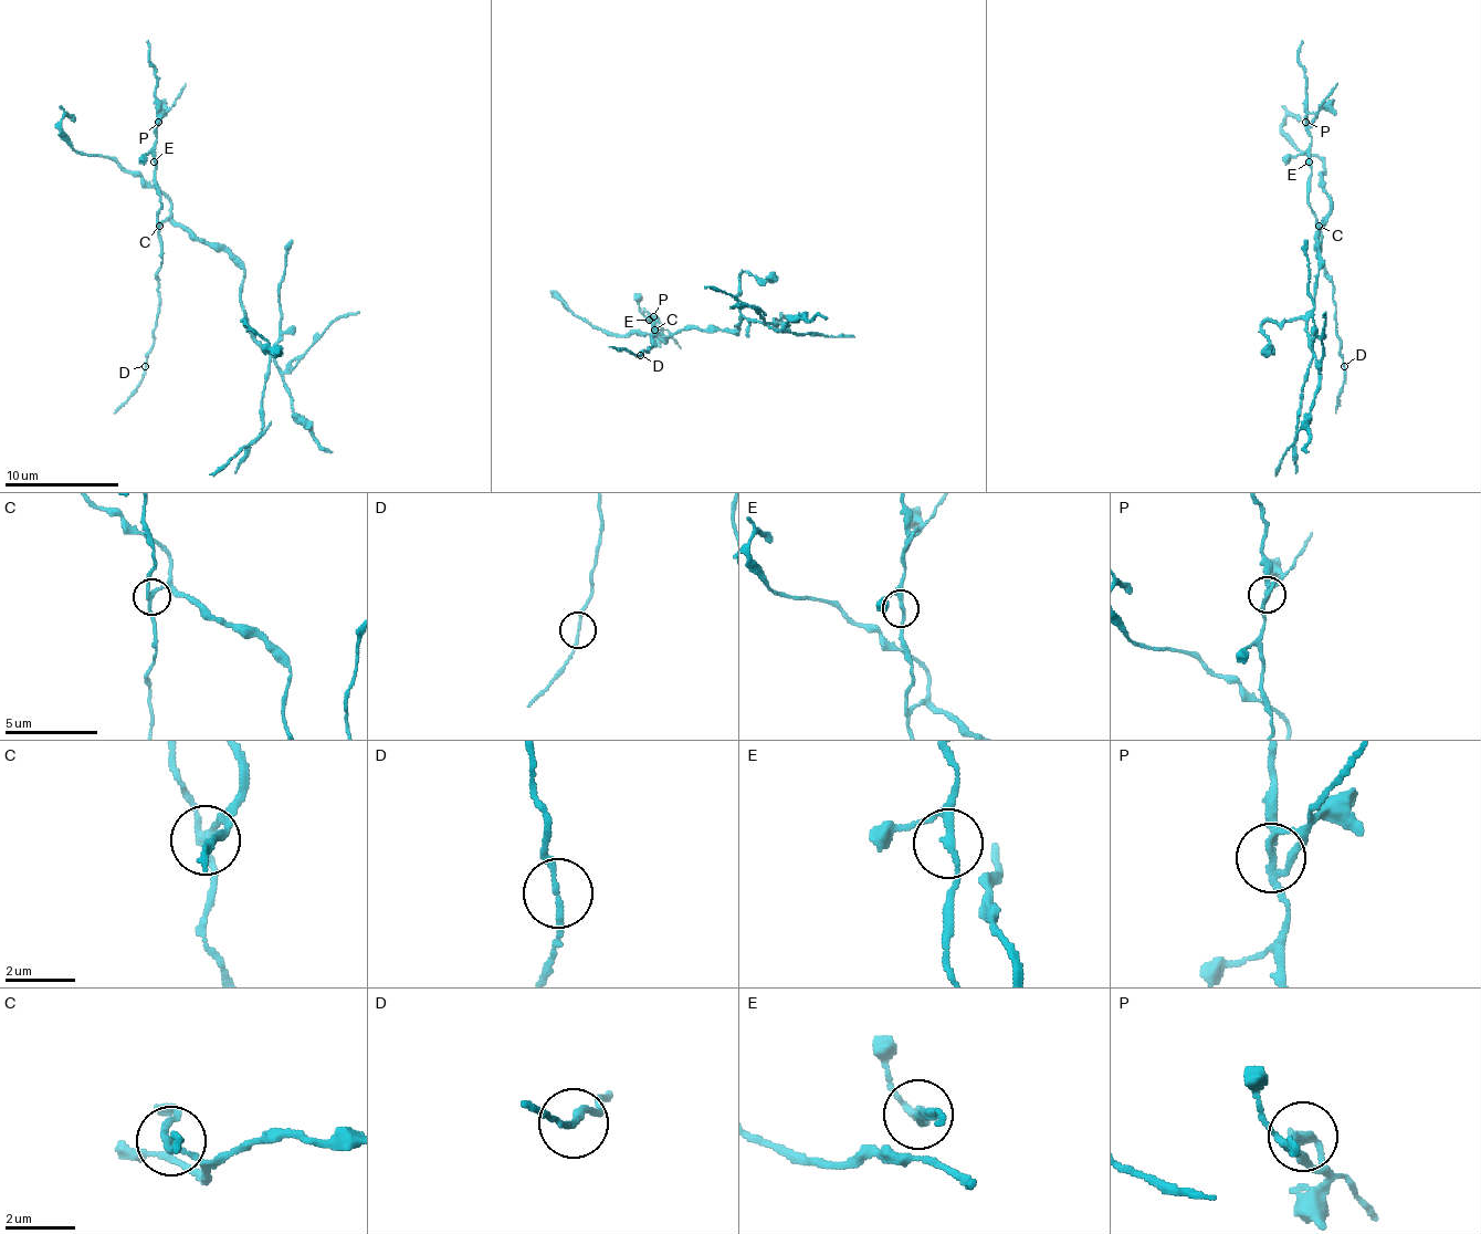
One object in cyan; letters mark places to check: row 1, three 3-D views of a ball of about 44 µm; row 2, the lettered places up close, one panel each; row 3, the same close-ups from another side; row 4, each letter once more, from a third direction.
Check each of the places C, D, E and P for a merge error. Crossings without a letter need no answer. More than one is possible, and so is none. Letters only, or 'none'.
C, P

